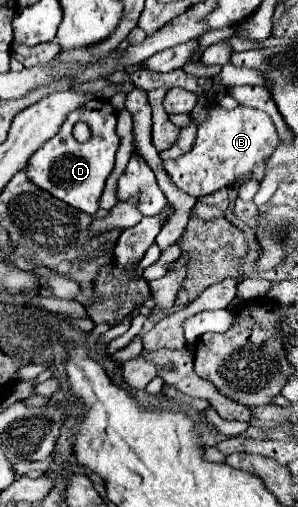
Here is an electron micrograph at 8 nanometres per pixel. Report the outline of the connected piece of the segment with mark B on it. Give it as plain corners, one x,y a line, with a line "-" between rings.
212,104
212,108
210,108
210,118
208,118
204,124
198,126
198,140
194,142
192,150
180,158
180,160
188,160
188,166
184,166
184,164
180,162
180,166
182,166
184,172
178,172
178,158
176,158
176,160
166,160
166,162
164,162
164,170
170,174
172,182
174,182
180,190
182,190
182,188
190,188
192,184
202,184
202,186
208,184
208,190
216,192
216,190
220,190
220,188
224,188
224,186
226,186
226,188
232,186
240,176
250,174
256,164
264,162
264,160
276,150
278,142
280,142
280,140
278,140
278,136
276,136
276,128
274,128
270,116
266,116
264,112
258,112
258,110
246,108
246,106
238,106
238,108
234,108
234,110
222,110
222,106

